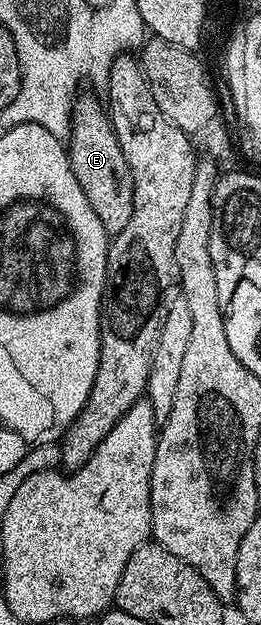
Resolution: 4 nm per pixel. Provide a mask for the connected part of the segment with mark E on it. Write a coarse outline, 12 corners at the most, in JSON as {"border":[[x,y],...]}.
{"border":[[100,103],[71,107],[69,157],[97,220],[119,234],[133,176]]}

